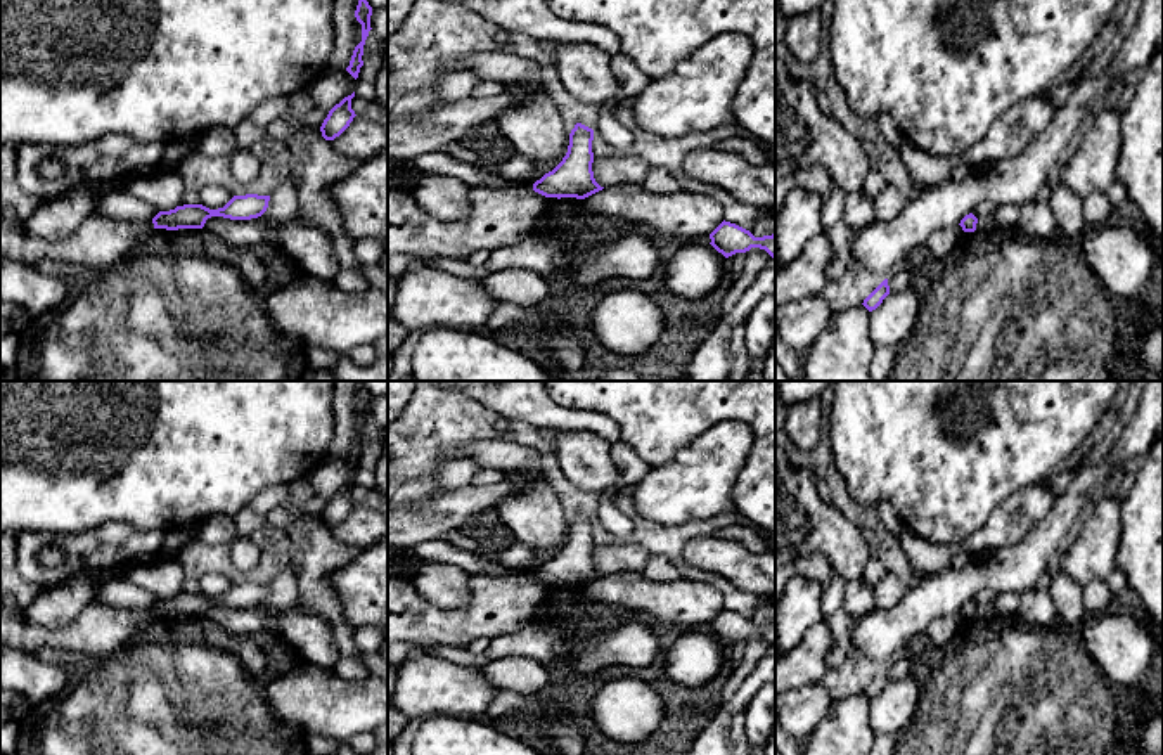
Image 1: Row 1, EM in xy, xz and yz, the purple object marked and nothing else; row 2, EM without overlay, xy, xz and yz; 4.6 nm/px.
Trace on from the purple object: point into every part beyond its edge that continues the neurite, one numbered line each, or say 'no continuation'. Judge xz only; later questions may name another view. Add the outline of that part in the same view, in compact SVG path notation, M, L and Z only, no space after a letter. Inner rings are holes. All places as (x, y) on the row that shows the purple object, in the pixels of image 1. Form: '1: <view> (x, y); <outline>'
no continuation

